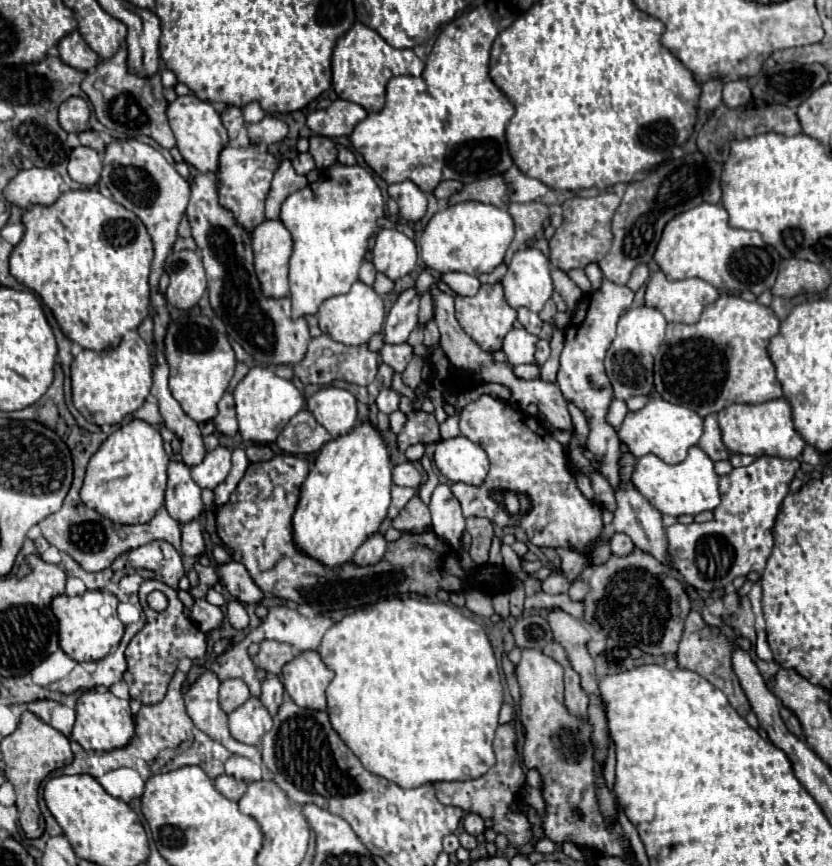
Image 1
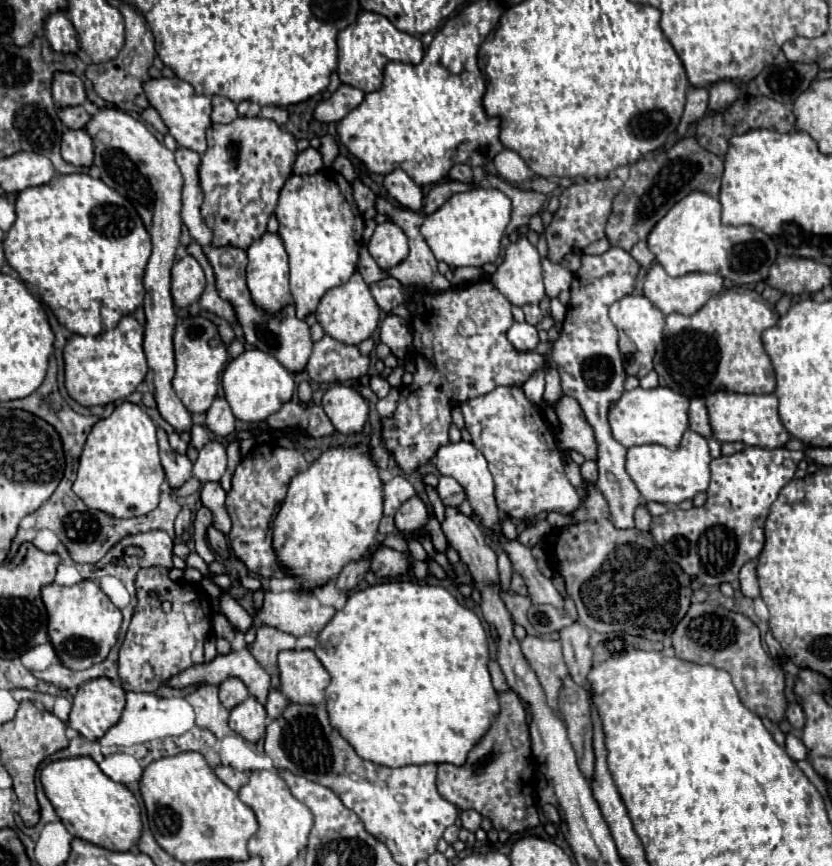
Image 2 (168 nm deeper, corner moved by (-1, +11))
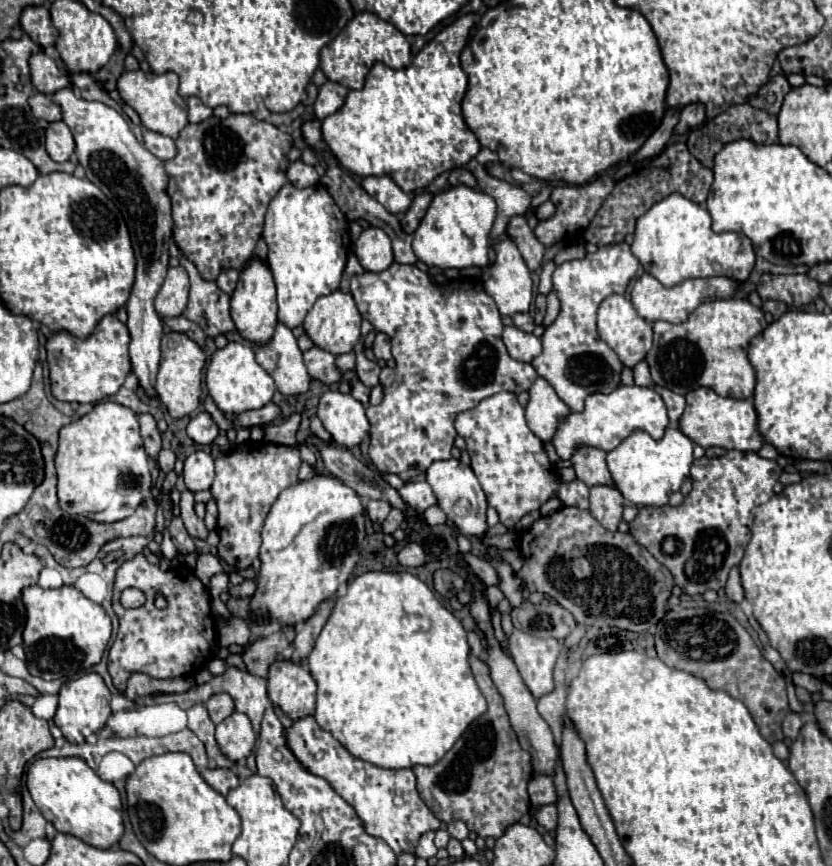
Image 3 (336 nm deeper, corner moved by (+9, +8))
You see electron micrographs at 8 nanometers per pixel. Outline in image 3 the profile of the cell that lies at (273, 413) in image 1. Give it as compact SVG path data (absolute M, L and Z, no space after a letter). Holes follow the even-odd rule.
M229 342L225 348L215 350L211 362L205 372L205 384L209 394L213 396L217 408L227 414L235 416L245 410L261 408L271 402L275 394L273 378L255 362L255 352L251 346L243 346L241 342Z

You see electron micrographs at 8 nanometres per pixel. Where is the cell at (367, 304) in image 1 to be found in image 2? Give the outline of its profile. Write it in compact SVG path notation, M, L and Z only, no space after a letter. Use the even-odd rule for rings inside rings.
M355 271L347 283L329 289L321 297L315 315L317 315L317 321L321 323L321 327L325 329L327 335L331 335L337 341L343 341L347 345L359 345L363 339L371 337L373 331L377 329L379 319L381 319L381 309L379 309L377 301L371 297L369 285L363 281L361 273Z

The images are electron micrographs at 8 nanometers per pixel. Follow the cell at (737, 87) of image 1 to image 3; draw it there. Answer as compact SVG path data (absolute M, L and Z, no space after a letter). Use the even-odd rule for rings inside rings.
M689 104L679 112L679 122L673 128L673 134L687 134L689 130L701 126L705 122L705 106L703 104Z

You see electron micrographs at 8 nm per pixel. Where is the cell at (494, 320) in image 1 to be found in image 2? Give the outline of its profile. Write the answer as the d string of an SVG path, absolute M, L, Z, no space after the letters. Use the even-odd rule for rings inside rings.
M389 277L373 283L371 293L383 311L389 313L399 303L405 303L419 321L413 325L417 365L413 383L399 387L401 397L397 411L391 419L383 419L385 445L403 471L413 471L419 465L425 465L441 445L449 443L451 409L455 405L485 395L499 385L521 387L533 371L545 367L543 355L527 353L527 361L523 361L507 341L507 329L513 323L511 303L491 281L453 287L439 295L419 291L407 299L405 291L401 291L401 283ZM429 307L433 309L429 311Z

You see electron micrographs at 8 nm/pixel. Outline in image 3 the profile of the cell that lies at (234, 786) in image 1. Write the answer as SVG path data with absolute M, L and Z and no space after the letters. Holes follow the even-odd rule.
M207 768L207 770L201 772L201 776L205 778L205 782L207 782L213 790L217 790L217 792L223 794L223 796L227 796L227 792L233 790L233 788L239 784L235 772L229 770L229 768L215 768L215 770L209 770L209 768Z

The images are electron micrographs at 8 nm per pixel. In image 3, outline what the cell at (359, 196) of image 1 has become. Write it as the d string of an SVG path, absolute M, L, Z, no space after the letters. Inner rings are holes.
M287 184L271 200L265 216L263 240L269 246L267 262L277 286L277 318L287 328L303 324L315 300L339 288L347 262L347 242L343 236L347 236L347 220L325 186L295 188Z

